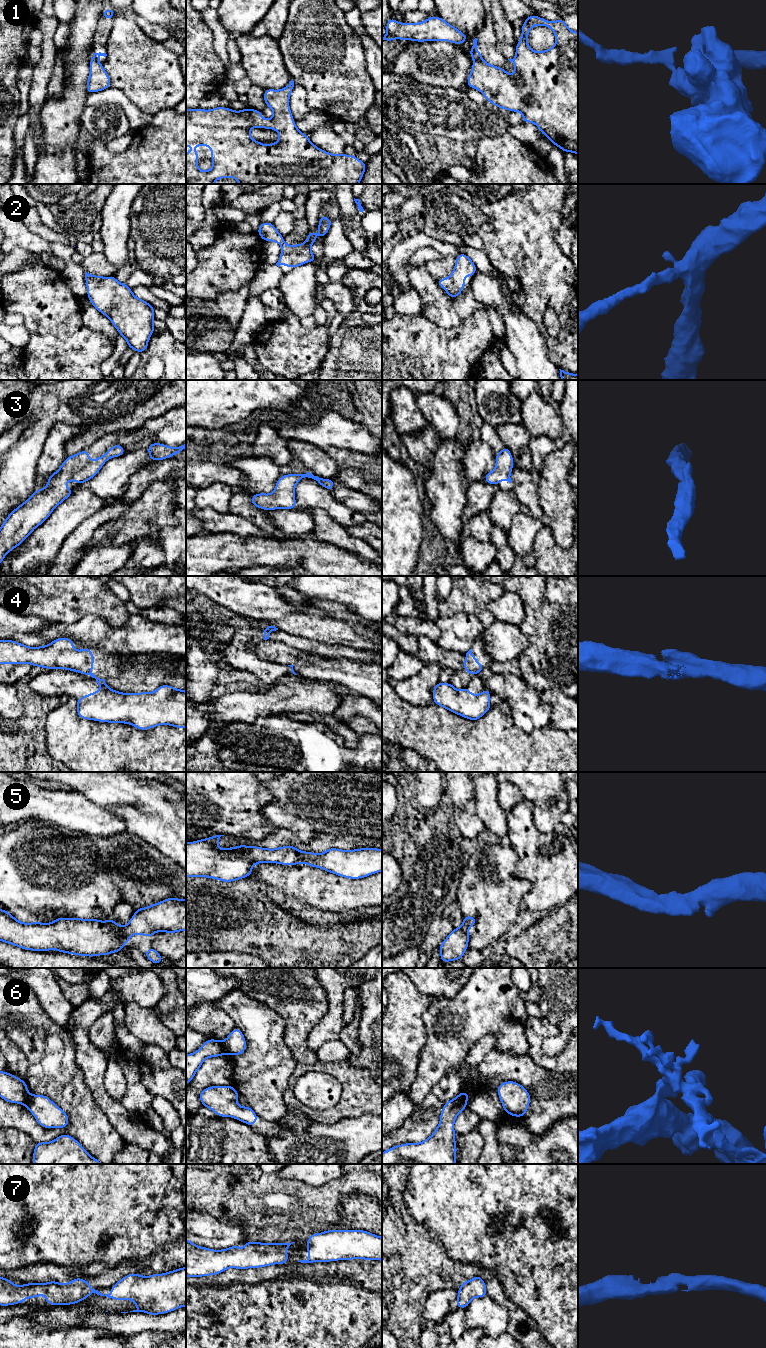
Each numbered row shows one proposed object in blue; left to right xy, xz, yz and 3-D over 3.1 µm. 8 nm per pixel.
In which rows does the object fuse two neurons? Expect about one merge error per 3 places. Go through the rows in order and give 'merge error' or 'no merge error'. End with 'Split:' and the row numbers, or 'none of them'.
1: merge error
2: no merge error
3: no merge error
4: merge error
5: no merge error
6: merge error
7: no merge error
Split: 1, 4, 6

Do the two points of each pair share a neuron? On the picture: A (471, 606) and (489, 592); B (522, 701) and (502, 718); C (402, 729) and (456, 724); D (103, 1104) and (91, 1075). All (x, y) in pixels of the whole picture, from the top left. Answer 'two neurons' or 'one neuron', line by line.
A: one neuron
B: two neurons
C: one neuron
D: one neuron

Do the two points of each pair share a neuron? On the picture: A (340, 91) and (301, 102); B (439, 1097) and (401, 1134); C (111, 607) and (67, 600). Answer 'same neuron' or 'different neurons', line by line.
A: different neurons
B: same neuron
C: same neuron

